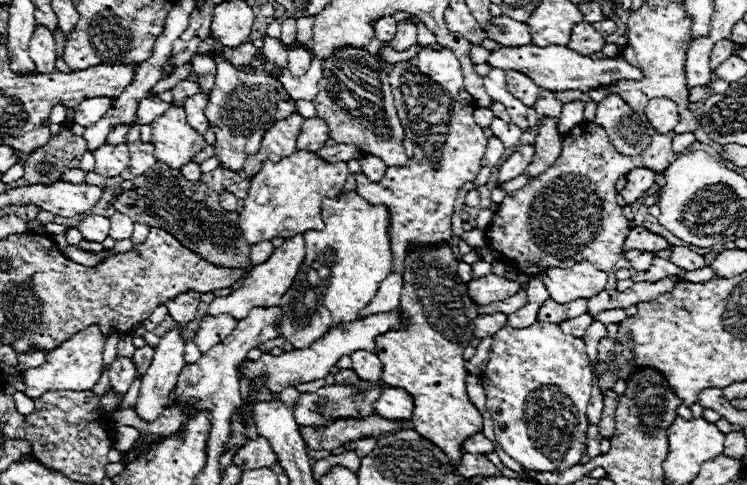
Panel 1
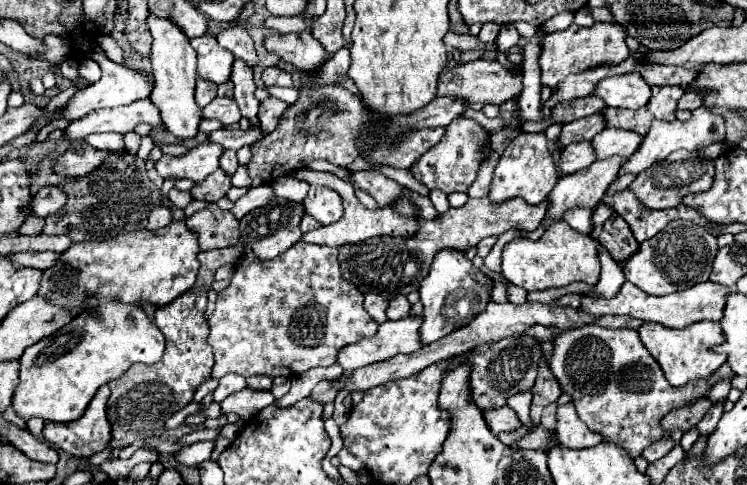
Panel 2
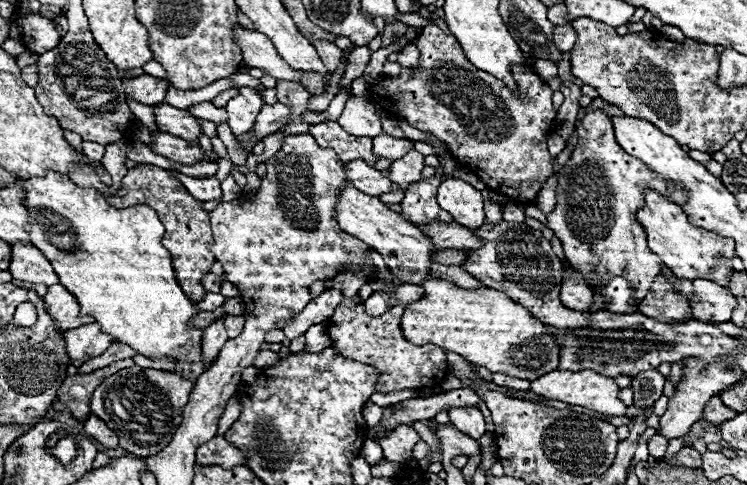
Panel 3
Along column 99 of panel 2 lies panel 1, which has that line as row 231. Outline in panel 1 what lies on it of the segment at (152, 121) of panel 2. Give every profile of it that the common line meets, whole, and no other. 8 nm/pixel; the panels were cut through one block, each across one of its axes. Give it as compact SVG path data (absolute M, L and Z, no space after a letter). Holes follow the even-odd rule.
M114 214L114 216L110 216L110 238L114 238L114 240L124 240L124 238L130 238L132 236L132 226L134 226L134 222L128 218L128 216L124 216L124 214Z

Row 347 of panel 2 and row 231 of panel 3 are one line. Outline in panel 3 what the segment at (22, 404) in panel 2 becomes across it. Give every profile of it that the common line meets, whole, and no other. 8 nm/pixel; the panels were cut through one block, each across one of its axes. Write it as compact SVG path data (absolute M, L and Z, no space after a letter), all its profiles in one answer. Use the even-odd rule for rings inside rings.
M48 170L44 178L30 178L22 184L26 192L24 204L28 206L28 210L32 210L32 222L28 226L32 244L52 262L62 286L76 296L80 314L94 316L102 326L102 332L110 334L122 344L128 344L138 354L144 354L150 360L174 358L176 368L170 372L182 374L186 380L196 382L198 376L206 370L202 356L204 330L190 326L190 320L198 314L198 308L176 282L172 256L162 246L164 226L158 220L158 214L146 204L118 210L110 206L98 190L80 188L72 184L68 176L56 174L52 170Z

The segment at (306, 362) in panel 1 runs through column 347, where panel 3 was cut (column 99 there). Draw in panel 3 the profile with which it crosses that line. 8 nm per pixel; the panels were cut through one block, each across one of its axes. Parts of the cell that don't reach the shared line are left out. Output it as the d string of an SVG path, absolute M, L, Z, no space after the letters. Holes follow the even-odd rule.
M94 322L92 326L80 326L80 330L68 330L64 334L64 340L68 356L72 360L86 362L94 356L104 354L114 338L108 338L108 334L100 330L100 324Z

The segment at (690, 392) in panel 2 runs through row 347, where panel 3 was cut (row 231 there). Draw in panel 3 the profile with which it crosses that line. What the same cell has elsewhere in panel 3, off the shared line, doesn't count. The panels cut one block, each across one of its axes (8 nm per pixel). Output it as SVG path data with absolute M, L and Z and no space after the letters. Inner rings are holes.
M586 110L578 122L578 144L566 166L558 172L558 204L546 216L548 228L562 240L566 260L576 270L620 274L632 282L636 300L646 296L662 268L660 258L646 246L644 228L636 222L636 210L644 204L644 188L652 188L676 204L684 202L680 188L660 182L640 160L624 154L614 138L612 118L604 110Z

